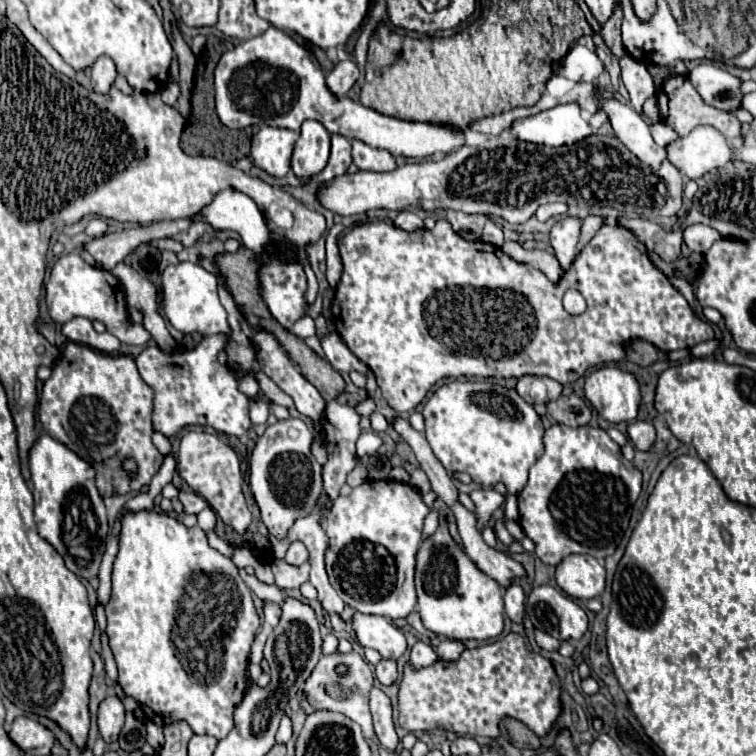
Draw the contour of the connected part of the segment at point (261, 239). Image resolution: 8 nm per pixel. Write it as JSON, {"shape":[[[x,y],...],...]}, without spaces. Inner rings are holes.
{"shape":[[[224,190],[220,192],[214,202],[204,208],[202,216],[194,218],[202,222],[210,222],[218,230],[232,230],[242,236],[246,248],[254,250],[256,254],[264,254],[268,246],[268,224],[264,214],[258,206],[242,192]]]}

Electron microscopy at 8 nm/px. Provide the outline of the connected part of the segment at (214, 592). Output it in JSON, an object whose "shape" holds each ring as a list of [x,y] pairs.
{"shape":[[[122,510],[120,512],[120,550],[118,556],[114,560],[114,570],[112,570],[112,598],[106,604],[106,618],[108,618],[108,642],[118,666],[118,682],[124,688],[126,696],[134,698],[142,712],[146,714],[148,720],[152,720],[154,724],[166,726],[178,720],[186,720],[190,724],[190,728],[196,734],[208,734],[214,736],[218,740],[226,738],[228,732],[232,730],[234,722],[232,722],[232,714],[234,708],[240,704],[248,682],[246,682],[246,666],[248,666],[248,654],[250,654],[250,646],[254,642],[256,630],[260,628],[260,618],[256,614],[252,596],[250,596],[250,588],[242,582],[238,568],[234,566],[234,562],[226,556],[222,556],[220,552],[216,552],[214,548],[210,548],[206,534],[194,526],[194,528],[186,528],[180,520],[176,520],[170,514],[158,512],[158,510],[140,510],[140,512],[130,512],[130,510]]]}

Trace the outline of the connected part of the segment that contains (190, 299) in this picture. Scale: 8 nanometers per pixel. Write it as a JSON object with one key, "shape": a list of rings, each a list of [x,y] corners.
{"shape":[[[180,262],[176,266],[168,266],[162,276],[160,276],[160,288],[162,288],[162,308],[166,312],[166,318],[170,324],[184,332],[192,334],[198,332],[200,336],[212,336],[212,334],[222,334],[230,338],[230,324],[226,310],[222,308],[216,292],[216,276],[208,270],[204,270],[200,264],[192,262]]]}

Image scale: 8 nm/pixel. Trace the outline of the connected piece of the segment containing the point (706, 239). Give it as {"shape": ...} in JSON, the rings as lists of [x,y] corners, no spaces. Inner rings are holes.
{"shape":[[[692,224],[684,230],[684,244],[692,252],[704,254],[706,248],[710,248],[716,240],[720,240],[720,234],[714,228],[708,228],[704,224]]]}

